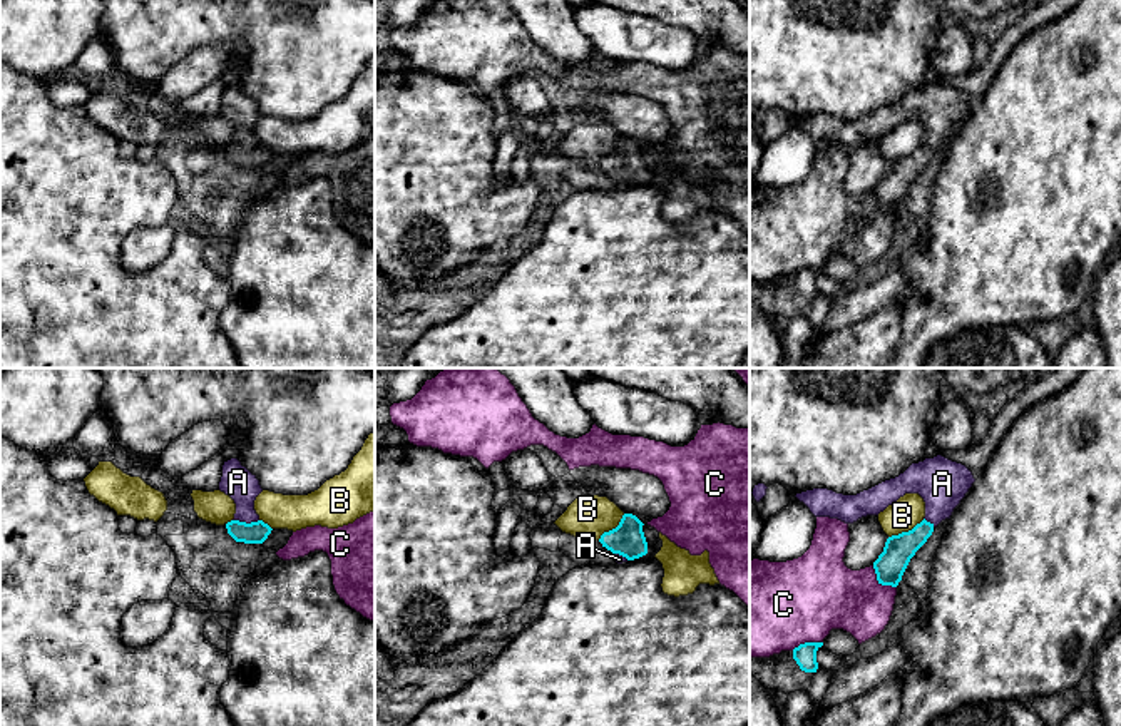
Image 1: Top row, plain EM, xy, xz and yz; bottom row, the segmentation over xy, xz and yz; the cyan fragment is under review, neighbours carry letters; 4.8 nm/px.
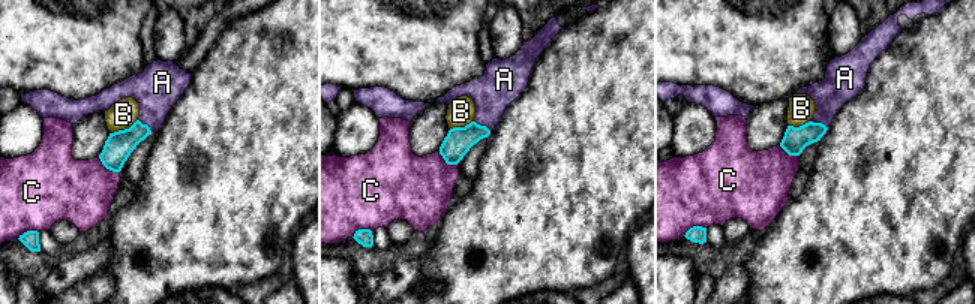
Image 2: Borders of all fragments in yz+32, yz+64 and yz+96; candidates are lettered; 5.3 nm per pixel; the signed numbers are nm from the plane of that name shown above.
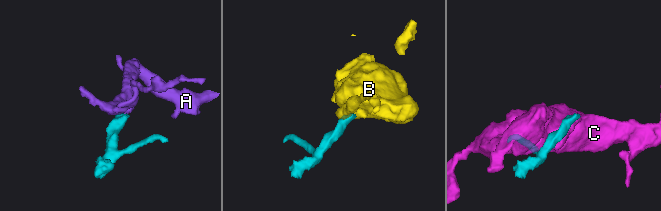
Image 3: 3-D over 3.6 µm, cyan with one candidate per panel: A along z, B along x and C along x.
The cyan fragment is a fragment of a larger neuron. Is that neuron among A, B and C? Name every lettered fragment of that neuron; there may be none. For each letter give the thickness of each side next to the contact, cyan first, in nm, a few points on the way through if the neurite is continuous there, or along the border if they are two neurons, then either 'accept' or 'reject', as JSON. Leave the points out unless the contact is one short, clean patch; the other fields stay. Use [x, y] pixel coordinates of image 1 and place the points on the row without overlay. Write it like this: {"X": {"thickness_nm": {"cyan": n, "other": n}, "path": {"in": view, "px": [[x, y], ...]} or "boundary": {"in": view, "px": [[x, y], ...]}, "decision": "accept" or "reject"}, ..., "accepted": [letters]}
{"A": {"thickness_nm": {"cyan": 110, "other": 160}, "path": {"in": "xy", "px": [[256, 158], [245, 148], [245, 117], [238, 107]]}, "decision": "accept"}, "B": {"thickness_nm": {"cyan": 140, "other": 160}, "boundary": {"in": "yz", "px": [[924, 144], [911, 154], [889, 163]]}, "decision": "reject"}, "C": {"thickness_nm": {"cyan": 140, "other": 320}, "decision": "reject"}, "accepted": ["A"]}

